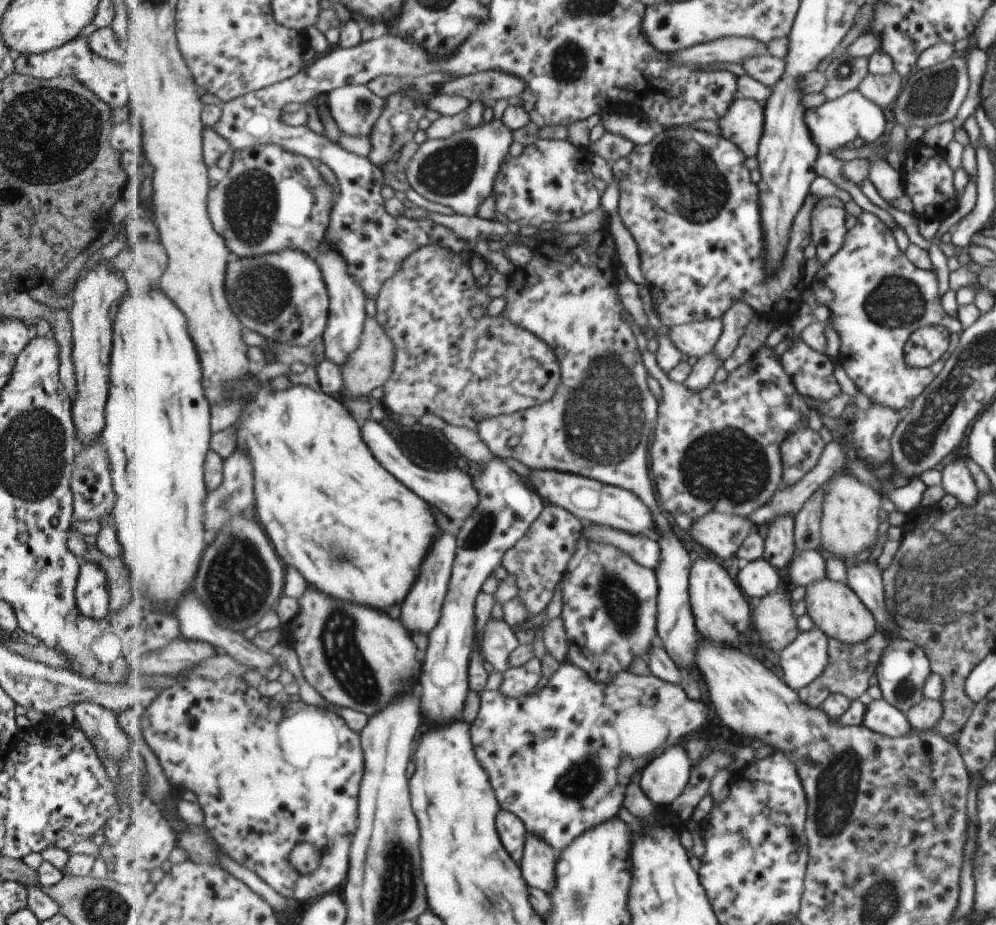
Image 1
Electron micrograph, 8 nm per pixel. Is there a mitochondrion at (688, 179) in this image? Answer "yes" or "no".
yes

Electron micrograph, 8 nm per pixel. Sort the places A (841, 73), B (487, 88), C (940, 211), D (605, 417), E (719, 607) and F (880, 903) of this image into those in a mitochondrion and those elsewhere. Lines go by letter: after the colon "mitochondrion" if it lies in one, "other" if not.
A: mitochondrion
B: other
C: other
D: mitochondrion
E: other
F: mitochondrion

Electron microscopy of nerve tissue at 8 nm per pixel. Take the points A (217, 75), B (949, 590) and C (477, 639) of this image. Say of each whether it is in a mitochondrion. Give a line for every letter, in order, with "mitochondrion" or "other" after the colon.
A: other
B: mitochondrion
C: other

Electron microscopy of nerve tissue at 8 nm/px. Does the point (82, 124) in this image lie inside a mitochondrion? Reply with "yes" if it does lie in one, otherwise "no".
yes

